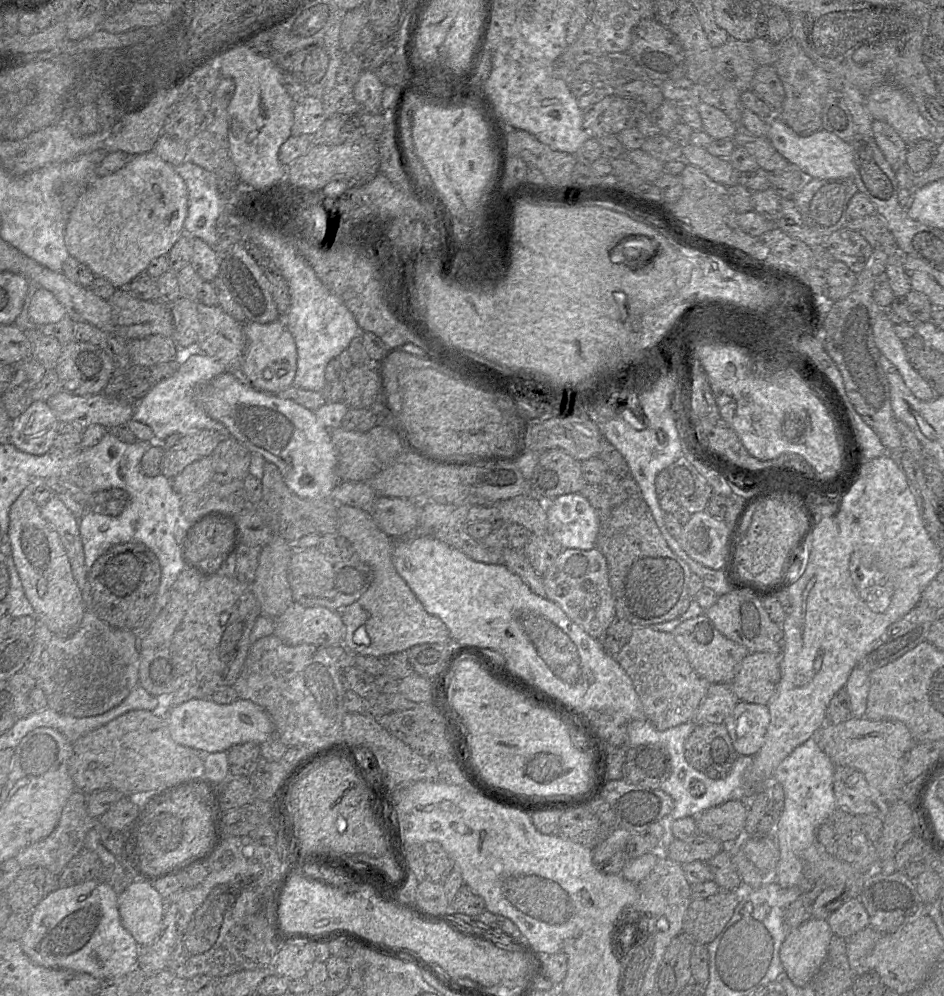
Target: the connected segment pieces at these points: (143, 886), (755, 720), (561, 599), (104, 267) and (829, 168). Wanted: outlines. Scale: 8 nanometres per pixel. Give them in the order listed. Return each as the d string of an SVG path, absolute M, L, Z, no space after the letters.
M138 878L118 891L117 906L123 927L136 943L151 944L161 930L166 900L153 884Z
M739 701L723 723L737 754L754 757L764 744L769 722L767 705Z
M596 547L591 550L563 549L541 577L546 598L556 603L592 638L598 639L615 617L615 602L609 585L607 562L603 554Z
M154 151L131 156L130 161L115 173L94 177L87 188L79 197L72 209L65 227L65 245L70 256L85 264L94 273L95 277L102 277L108 280L116 289L126 289L129 283L141 272L146 271L149 263L170 252L174 244L180 239L184 232L184 222L188 210L188 190L186 183L175 171L174 167L162 160Z
M774 116L768 120L766 138L791 167L800 170L806 178L853 179L854 155L852 145L830 132L820 129L810 135L799 135Z

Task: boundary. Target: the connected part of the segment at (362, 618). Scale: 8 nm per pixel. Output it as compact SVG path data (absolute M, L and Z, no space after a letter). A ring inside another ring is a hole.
M338 505L338 532L352 543L356 557L373 570L373 580L369 588L358 600L340 610L345 625L343 646L352 655L383 657L406 652L420 644L450 642L447 626L439 617L425 610L397 572L392 560L395 539L382 531L370 512Z

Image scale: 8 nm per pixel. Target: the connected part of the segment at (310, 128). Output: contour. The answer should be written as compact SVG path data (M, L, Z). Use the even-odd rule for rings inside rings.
M308 96L295 103L292 135L312 137L326 119L322 99Z

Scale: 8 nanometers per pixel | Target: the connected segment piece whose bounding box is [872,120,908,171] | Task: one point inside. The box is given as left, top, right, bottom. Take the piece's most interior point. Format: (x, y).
(894, 148)

